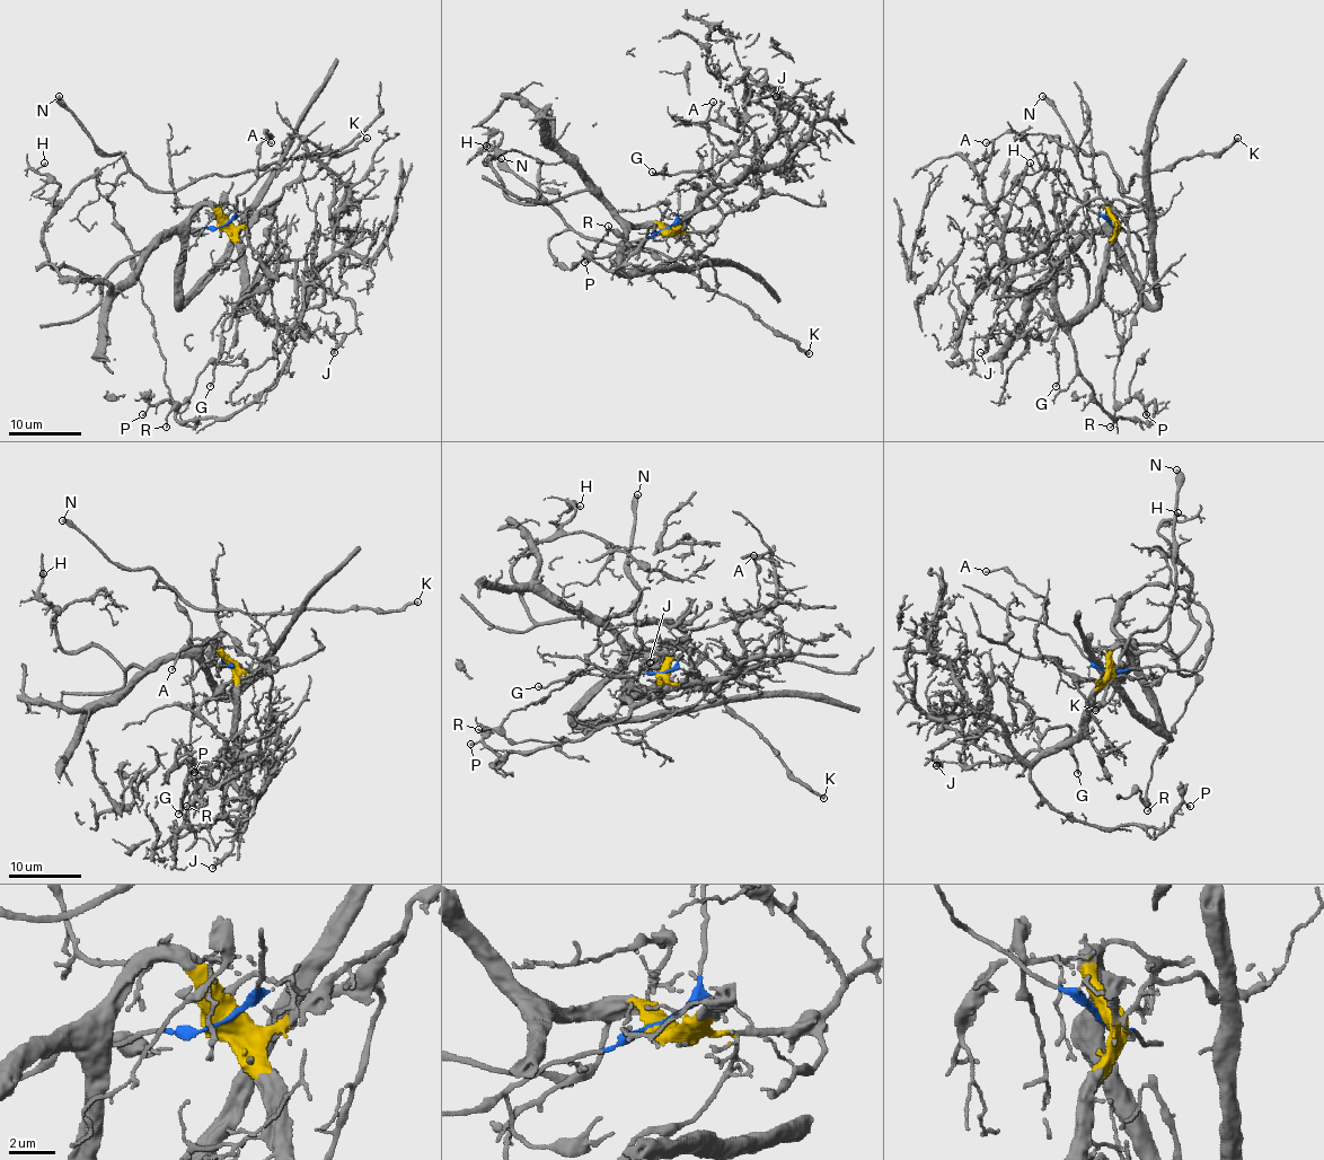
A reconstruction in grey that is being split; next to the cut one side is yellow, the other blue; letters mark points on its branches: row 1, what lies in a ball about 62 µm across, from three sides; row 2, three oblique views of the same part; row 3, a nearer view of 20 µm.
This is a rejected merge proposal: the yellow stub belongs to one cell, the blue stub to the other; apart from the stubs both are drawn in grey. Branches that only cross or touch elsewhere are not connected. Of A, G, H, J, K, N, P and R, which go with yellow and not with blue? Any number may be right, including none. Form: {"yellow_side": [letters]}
{"yellow_side": ["G", "H", "J", "P"]}

